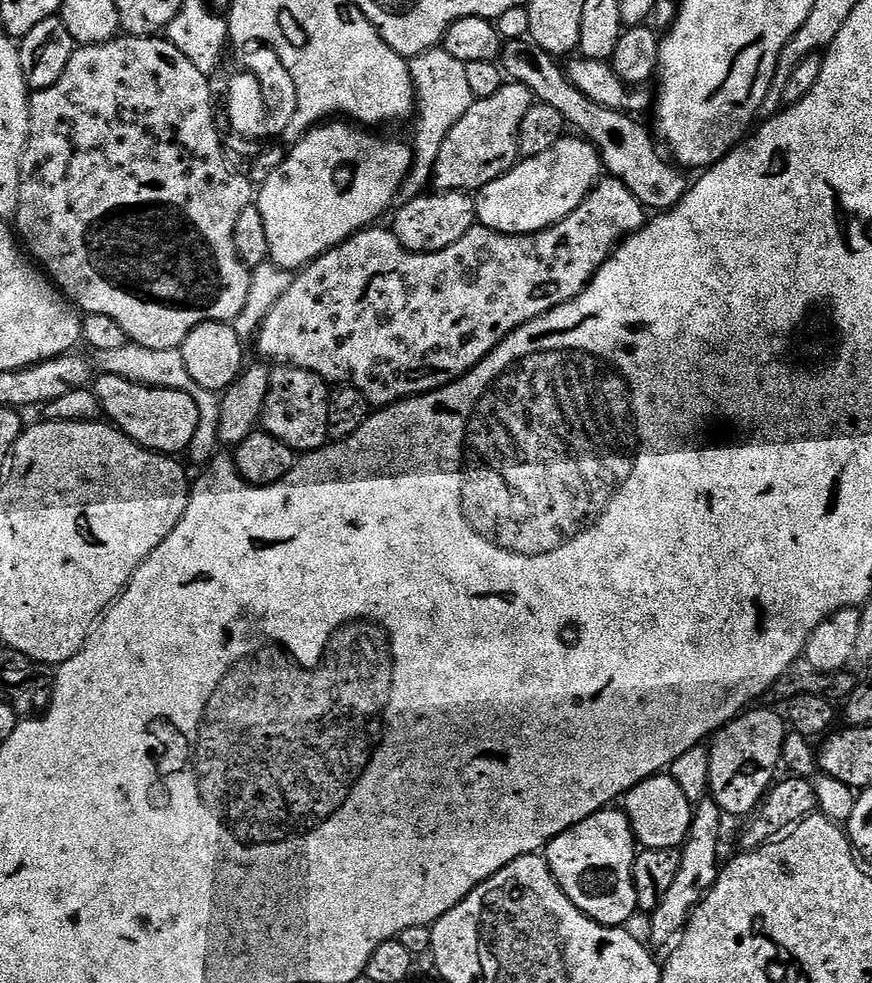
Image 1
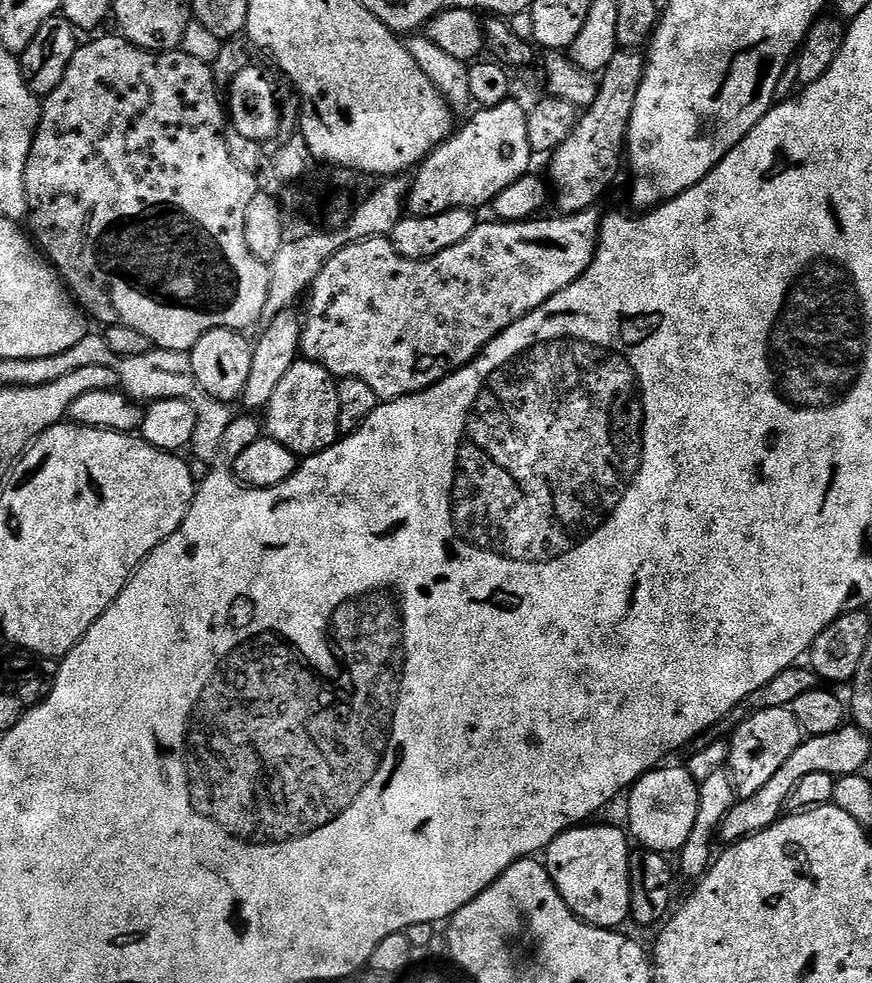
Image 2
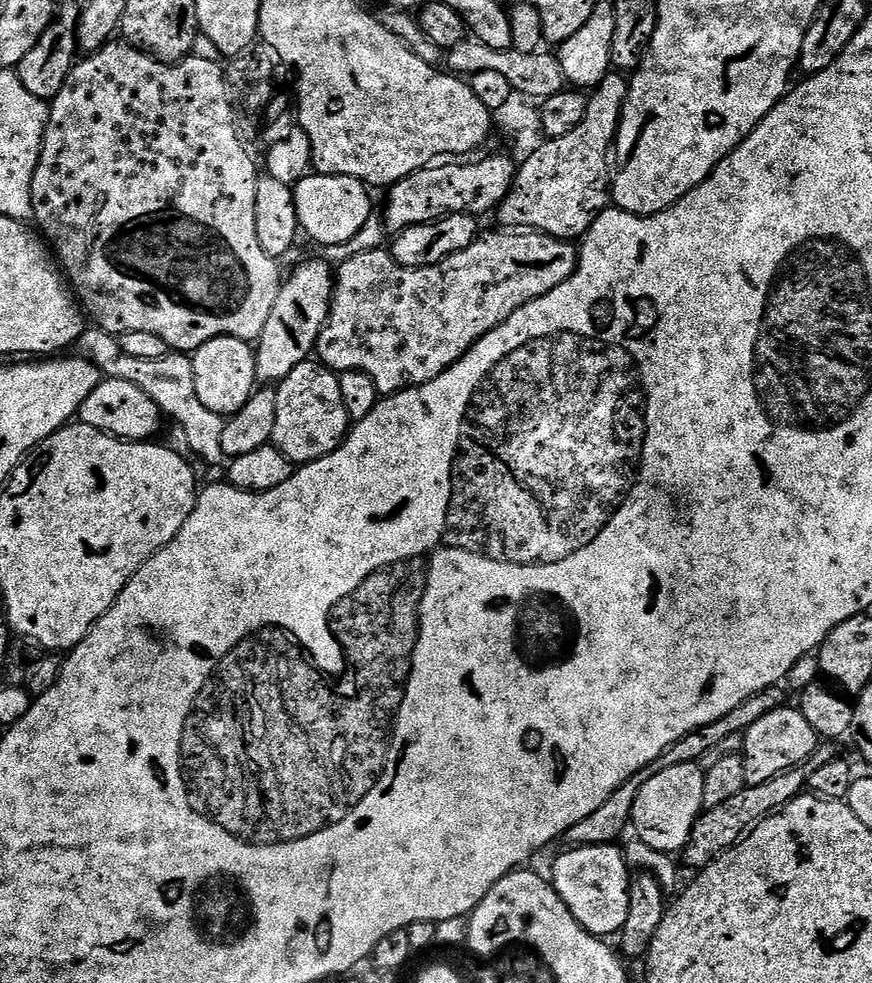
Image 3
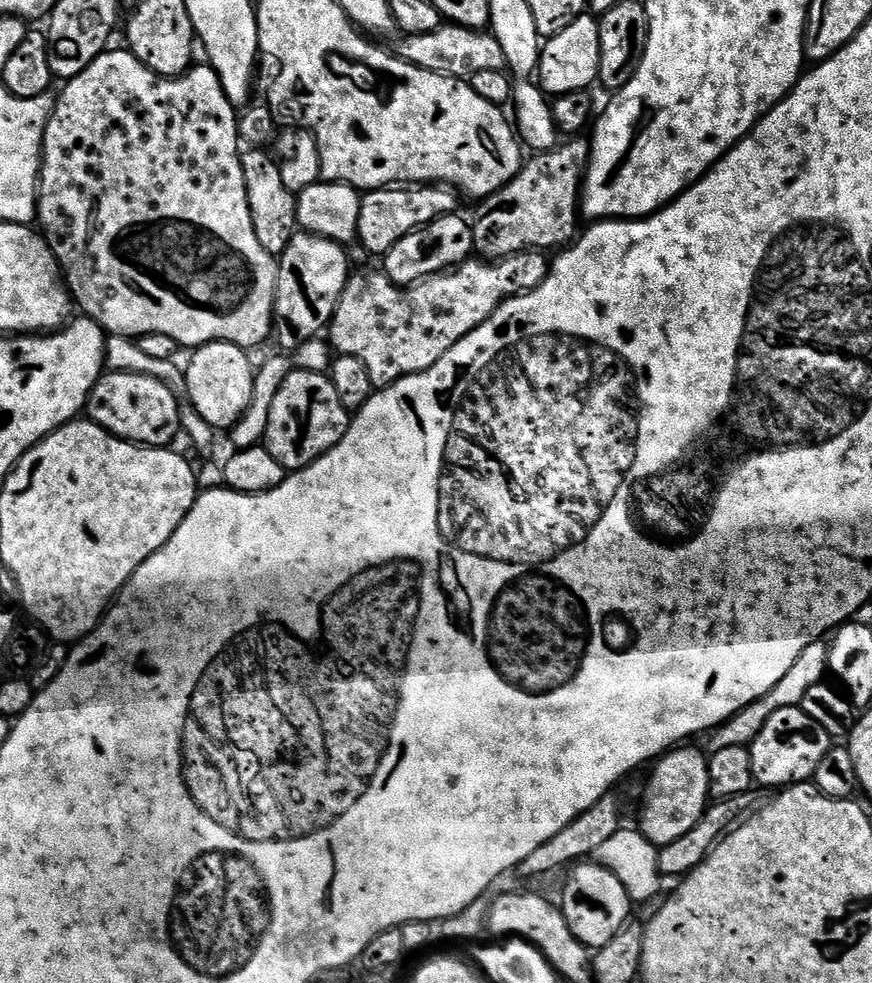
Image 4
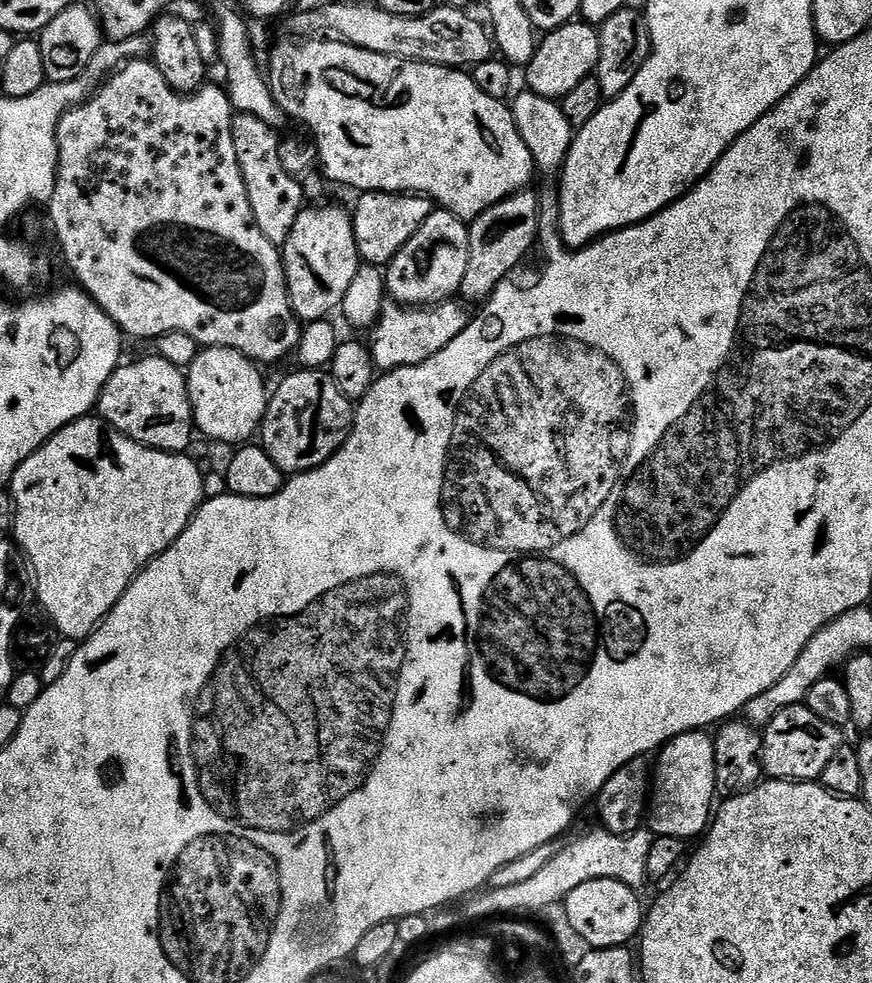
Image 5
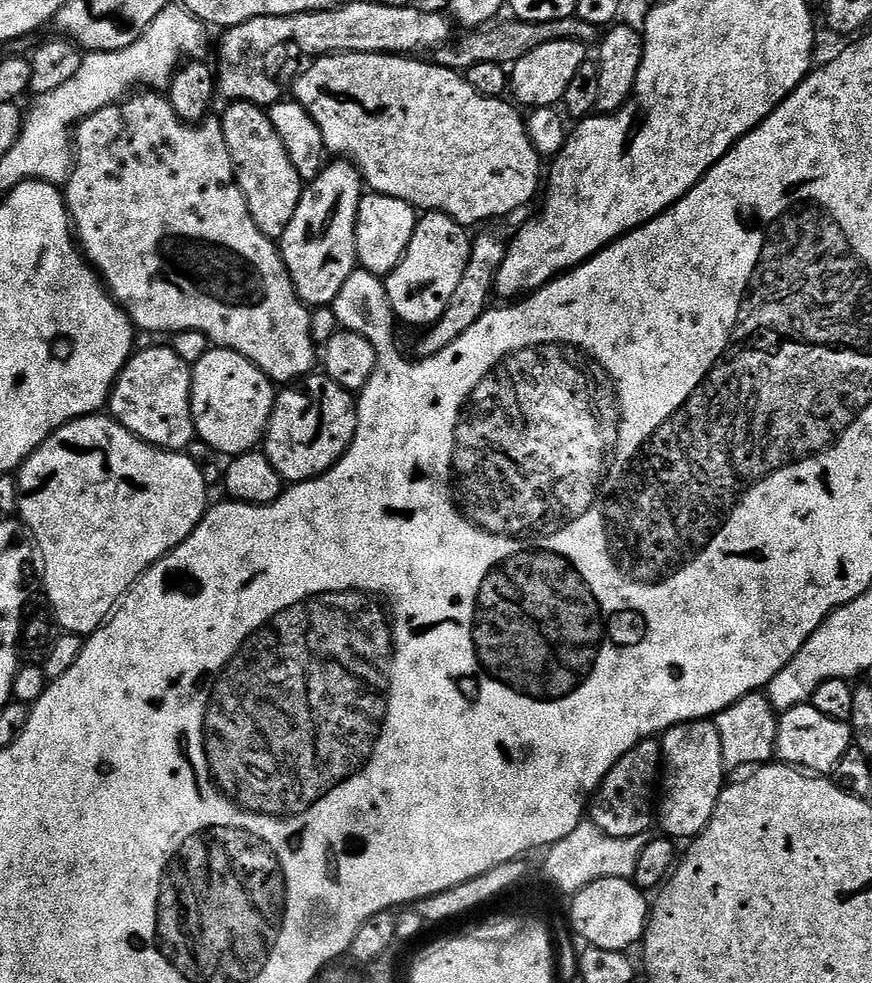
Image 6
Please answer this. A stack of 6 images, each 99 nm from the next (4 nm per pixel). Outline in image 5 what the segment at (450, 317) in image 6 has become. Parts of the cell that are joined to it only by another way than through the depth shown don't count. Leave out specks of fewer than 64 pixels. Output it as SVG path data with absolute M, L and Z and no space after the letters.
M532 190L516 192L502 202L490 206L476 219L471 221L468 237L470 238L470 262L466 262L466 278L462 278L459 295L465 301L487 301L497 286L505 283L508 276L528 256L528 251L537 247L538 230L537 193Z

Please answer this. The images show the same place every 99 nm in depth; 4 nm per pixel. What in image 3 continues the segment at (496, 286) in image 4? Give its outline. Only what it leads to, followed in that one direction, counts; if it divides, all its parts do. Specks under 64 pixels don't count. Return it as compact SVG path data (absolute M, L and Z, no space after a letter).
M531 230L496 231L500 232L477 235L470 246L425 268L402 266L384 248L351 256L334 272L332 304L314 349L319 363L337 374L366 374L381 397L415 388L438 378L438 374L461 360L485 334L514 314L514 310L546 295L575 272L578 263L575 243Z

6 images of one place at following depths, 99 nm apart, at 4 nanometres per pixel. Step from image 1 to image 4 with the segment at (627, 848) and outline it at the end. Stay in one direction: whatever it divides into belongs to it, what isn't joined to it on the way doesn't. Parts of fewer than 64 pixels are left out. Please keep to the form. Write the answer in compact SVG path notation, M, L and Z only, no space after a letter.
M595 862L577 863L568 874L568 881L564 884L562 911L574 938L578 938L578 942L582 942L589 950L606 946L606 942L618 934L620 927L629 923L628 911L634 908L622 882L618 882L610 870Z

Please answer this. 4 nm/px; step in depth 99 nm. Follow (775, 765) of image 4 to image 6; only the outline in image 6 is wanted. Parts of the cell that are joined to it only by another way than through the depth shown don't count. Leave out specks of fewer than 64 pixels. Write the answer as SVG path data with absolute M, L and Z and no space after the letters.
M810 702L779 713L776 725L776 756L783 763L809 774L831 774L838 766L838 758L842 758L842 754L853 747L851 724L847 720L826 718L826 714L814 710Z

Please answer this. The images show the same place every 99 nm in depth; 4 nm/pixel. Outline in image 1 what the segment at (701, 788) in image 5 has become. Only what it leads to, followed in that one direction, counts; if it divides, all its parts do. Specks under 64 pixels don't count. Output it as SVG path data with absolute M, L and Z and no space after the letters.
M661 774L646 778L638 786L631 788L622 800L623 811L628 814L632 833L641 849L680 848L692 829L694 804L683 793L683 787L671 774Z

